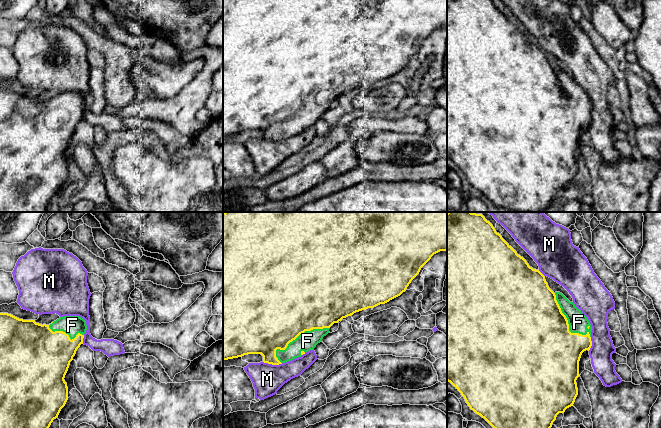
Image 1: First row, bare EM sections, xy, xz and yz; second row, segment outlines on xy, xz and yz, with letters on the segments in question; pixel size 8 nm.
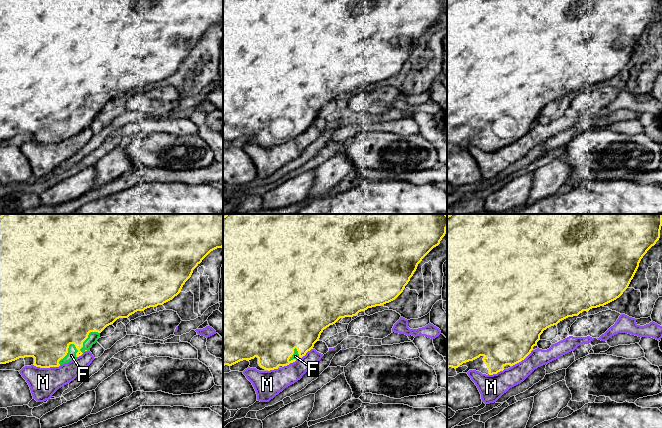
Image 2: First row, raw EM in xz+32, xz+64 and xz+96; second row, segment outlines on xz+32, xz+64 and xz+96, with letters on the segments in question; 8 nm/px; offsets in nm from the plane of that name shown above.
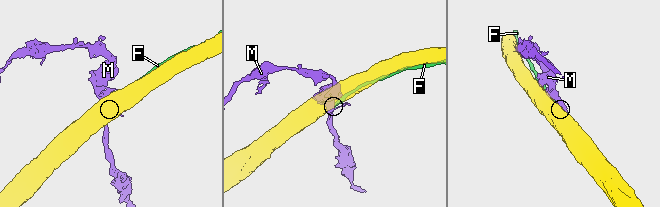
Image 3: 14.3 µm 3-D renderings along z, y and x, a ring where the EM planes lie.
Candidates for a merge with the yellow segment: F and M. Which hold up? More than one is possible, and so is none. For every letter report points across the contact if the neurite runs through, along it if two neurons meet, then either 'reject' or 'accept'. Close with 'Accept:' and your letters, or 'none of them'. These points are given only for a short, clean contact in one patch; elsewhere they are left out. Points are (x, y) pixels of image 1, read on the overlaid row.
F: accept
M: reject
Accept: F

